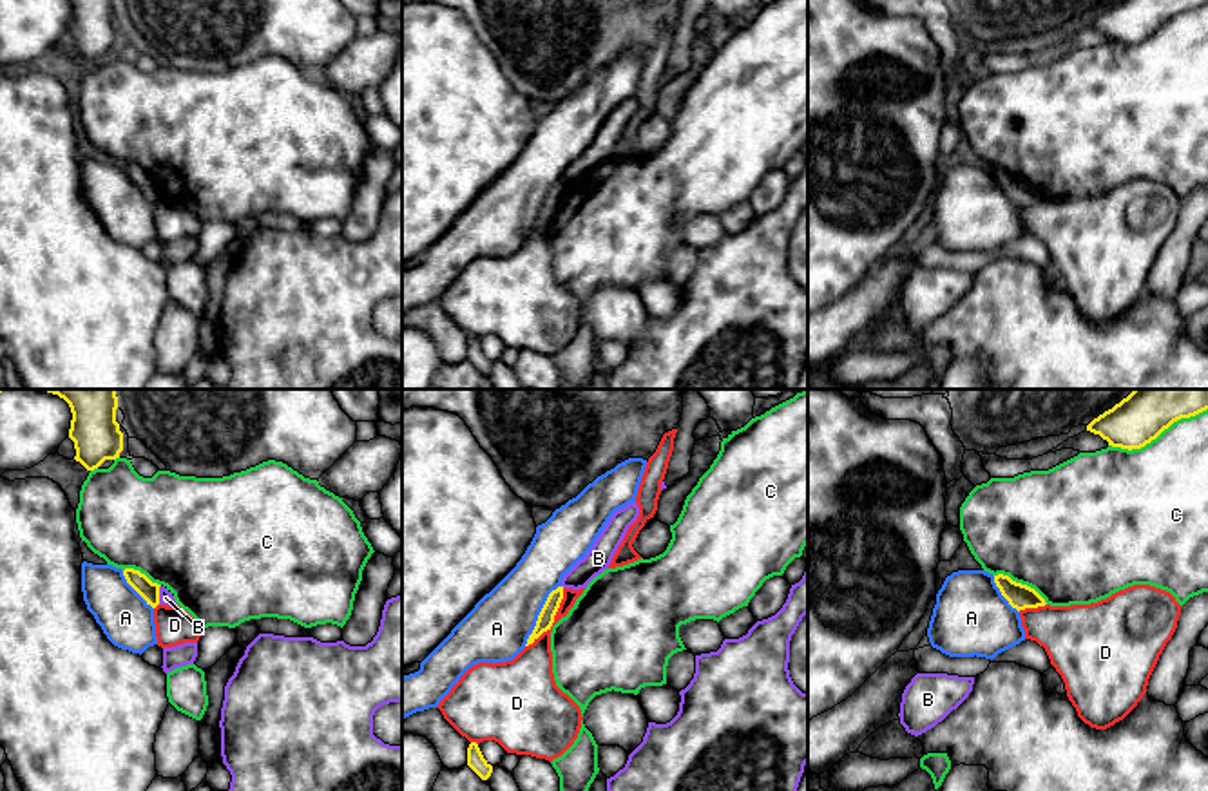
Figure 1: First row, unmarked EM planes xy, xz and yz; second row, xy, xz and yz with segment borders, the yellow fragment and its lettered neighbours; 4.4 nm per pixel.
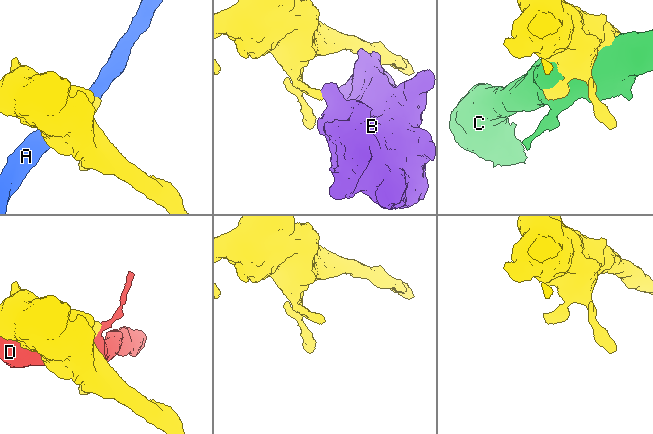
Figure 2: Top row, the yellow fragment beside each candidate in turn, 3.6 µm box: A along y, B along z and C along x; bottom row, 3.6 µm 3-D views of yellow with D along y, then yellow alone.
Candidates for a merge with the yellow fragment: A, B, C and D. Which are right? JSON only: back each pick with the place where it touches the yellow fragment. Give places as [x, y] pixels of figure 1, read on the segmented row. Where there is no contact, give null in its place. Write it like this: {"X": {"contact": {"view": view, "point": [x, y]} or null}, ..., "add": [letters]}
{"add": []}

